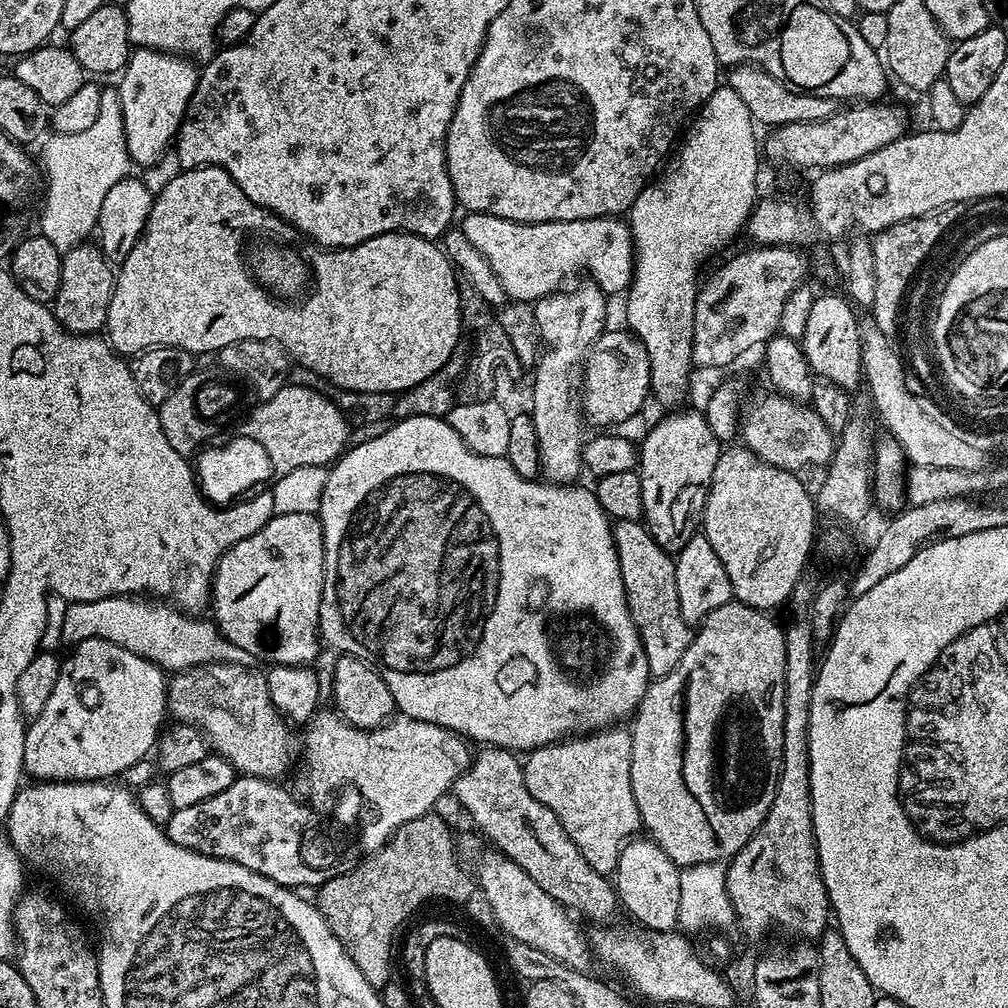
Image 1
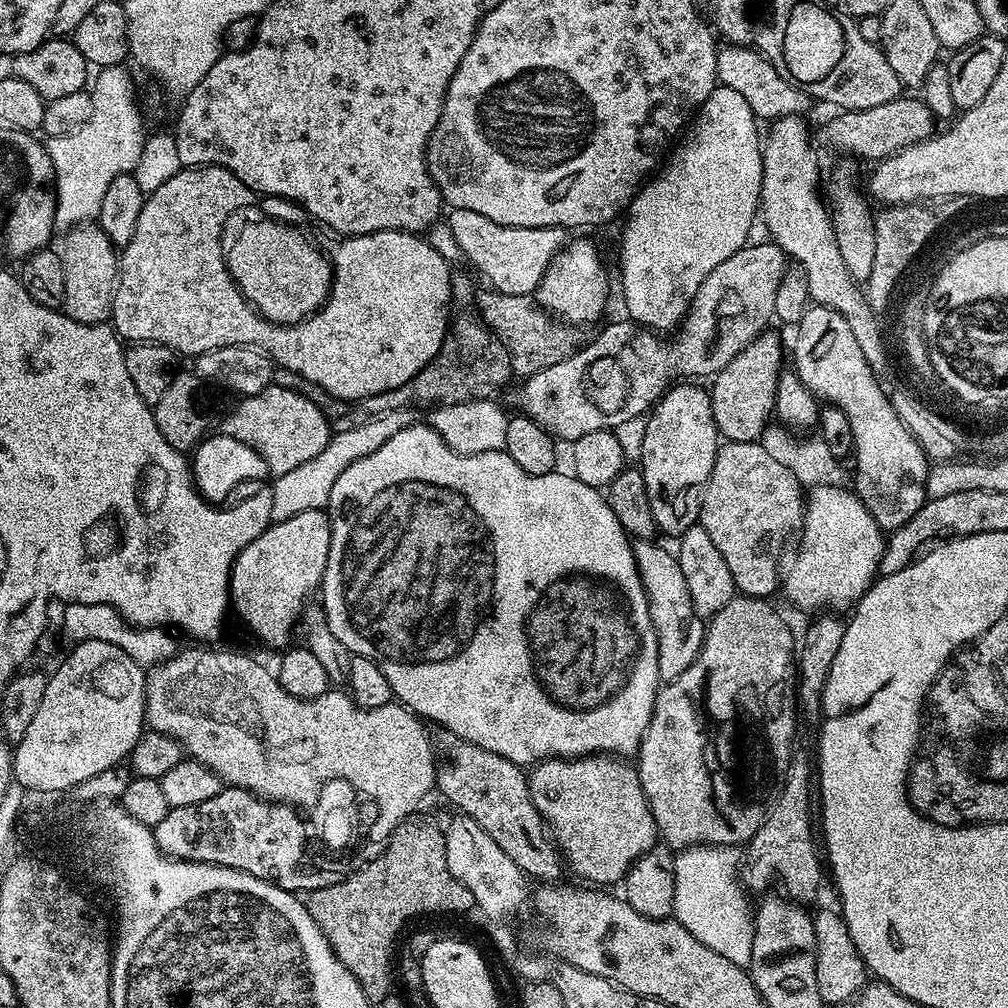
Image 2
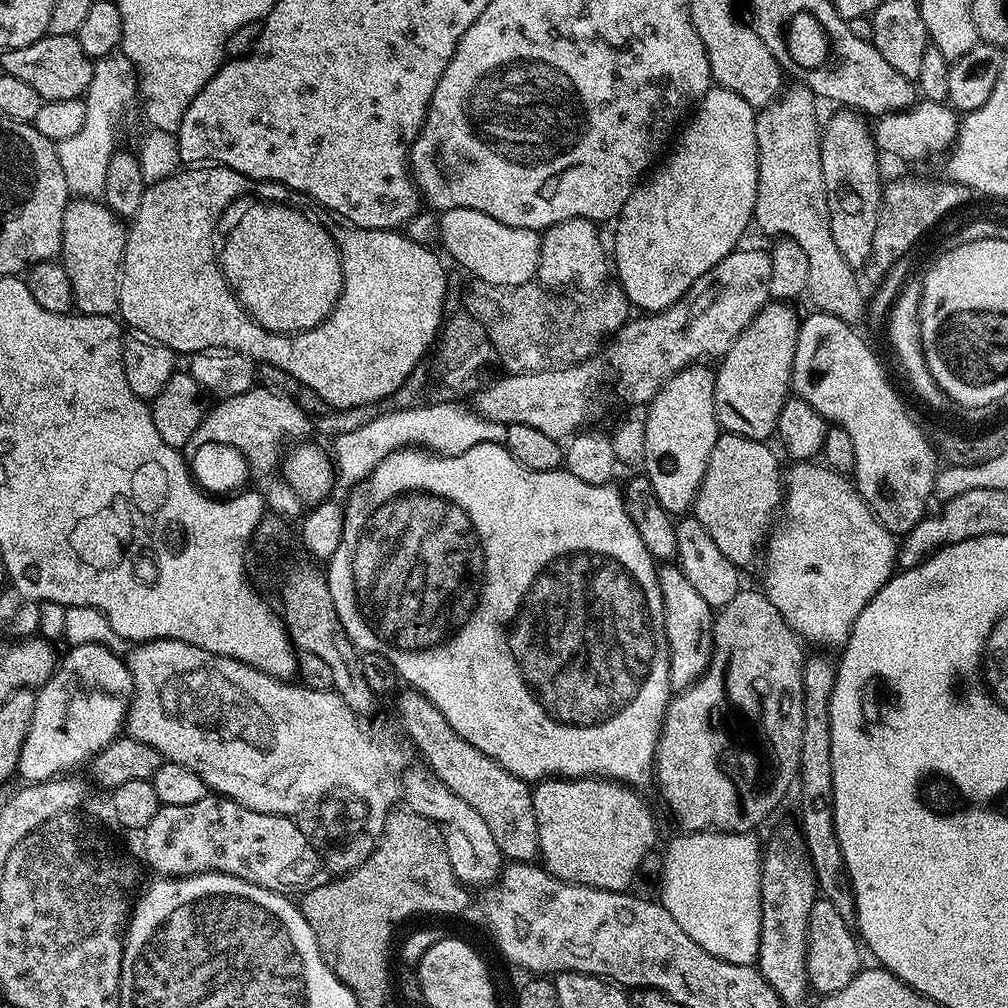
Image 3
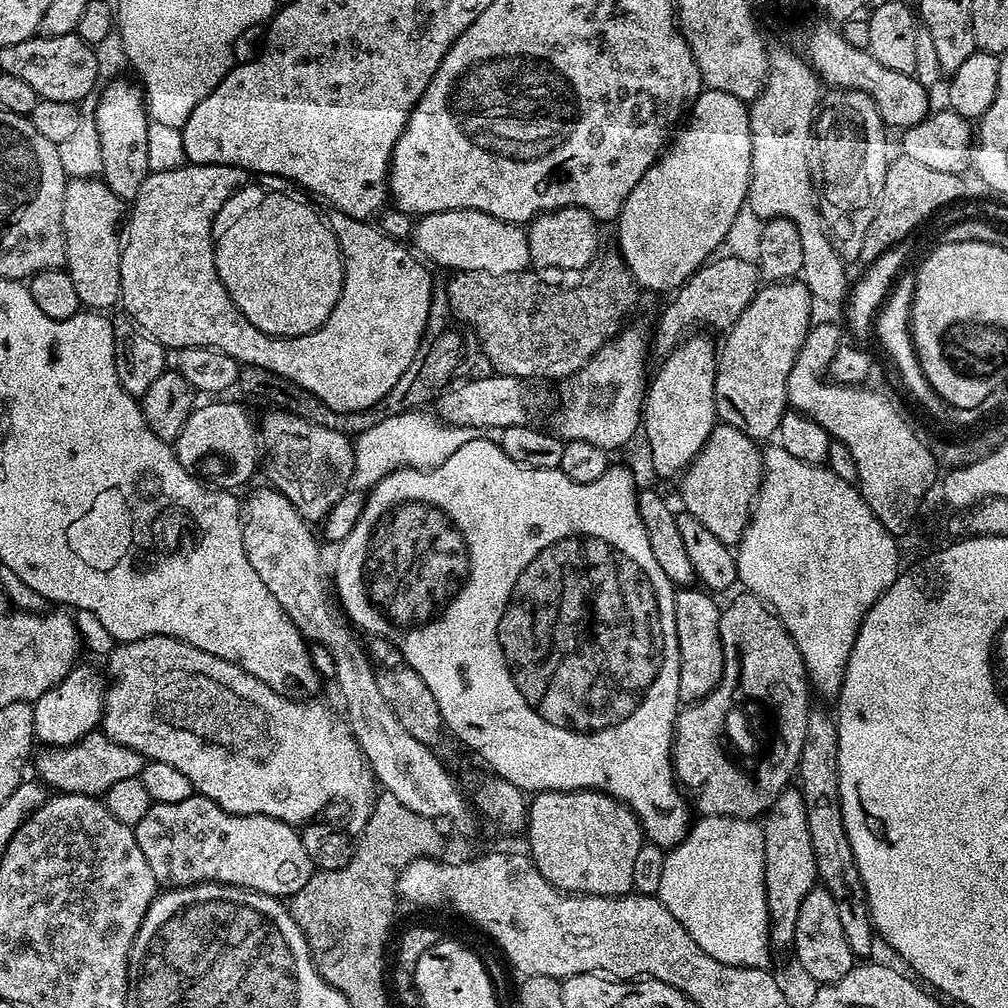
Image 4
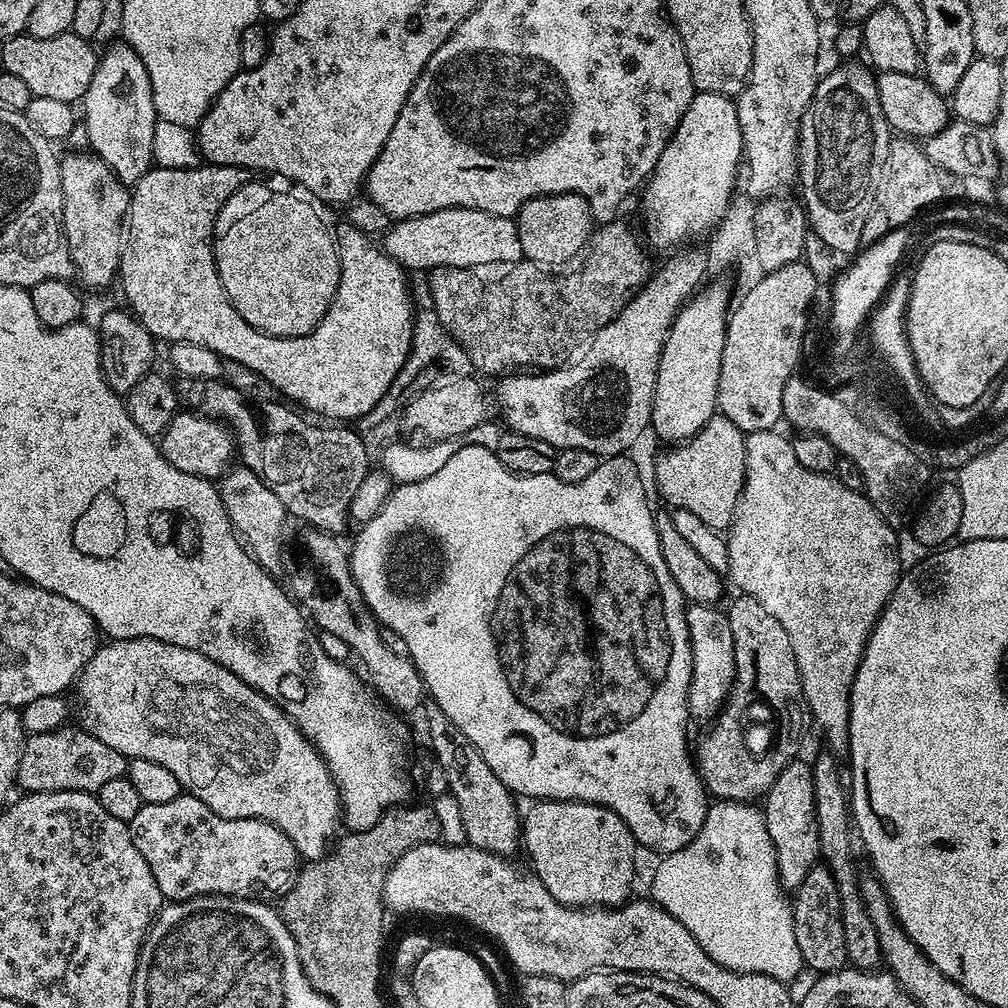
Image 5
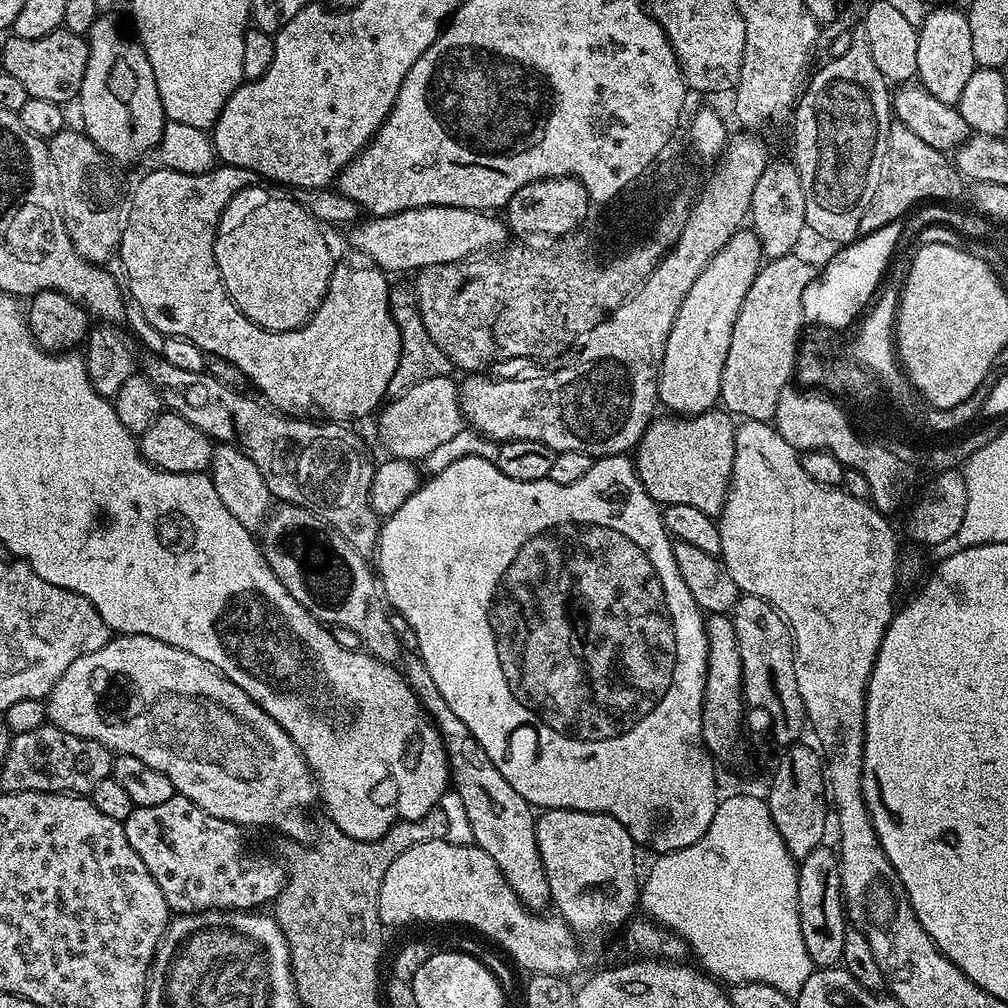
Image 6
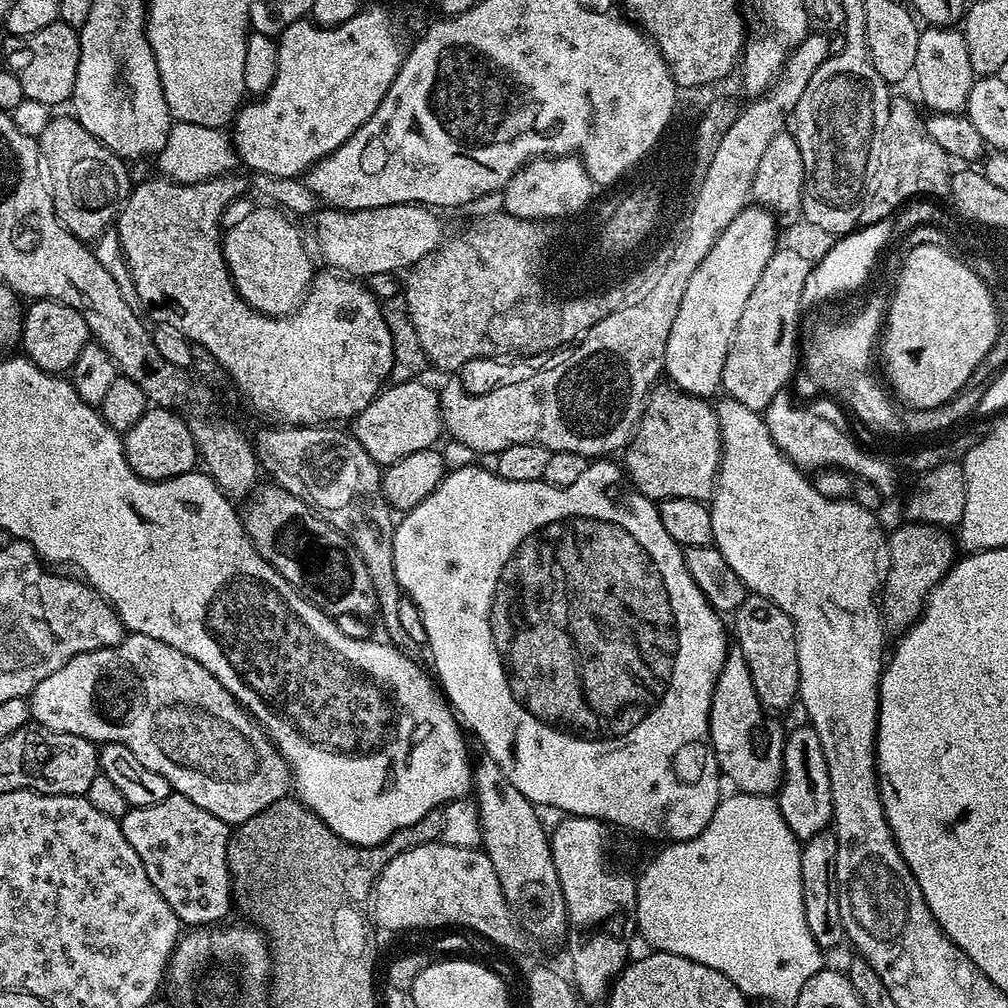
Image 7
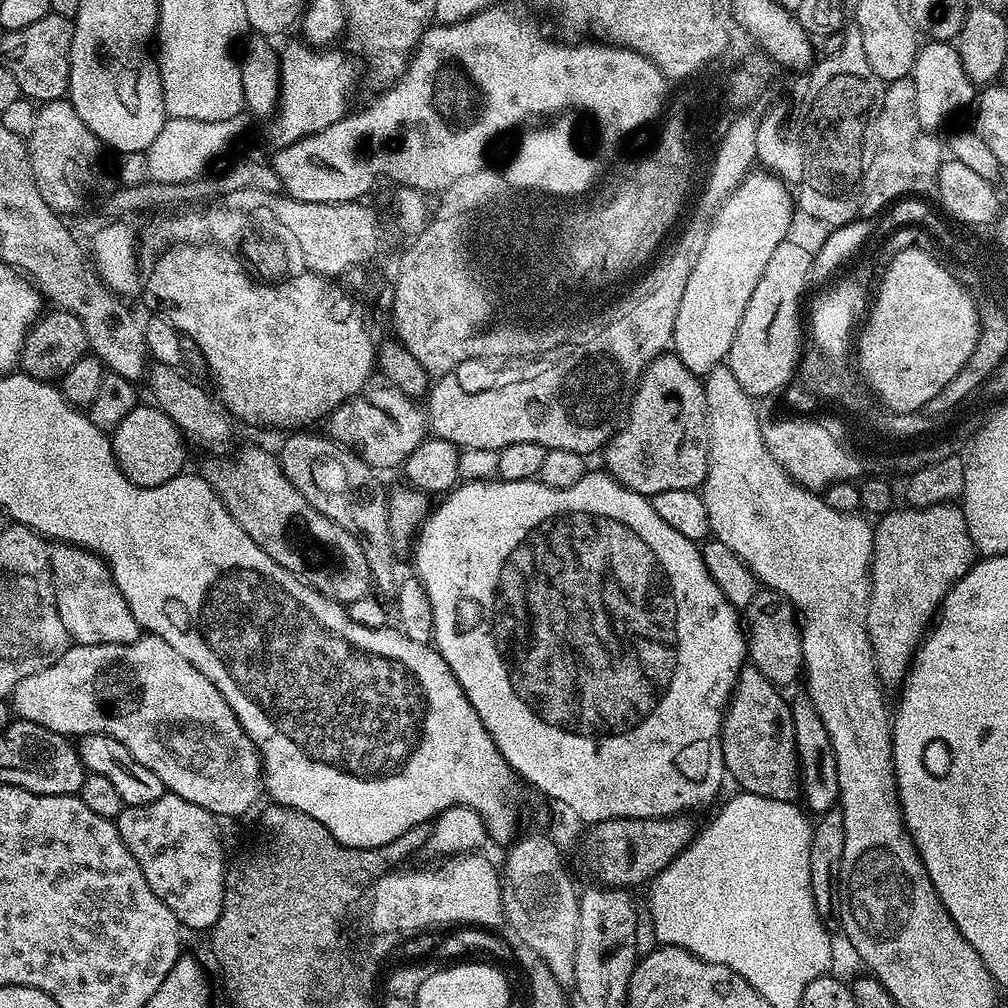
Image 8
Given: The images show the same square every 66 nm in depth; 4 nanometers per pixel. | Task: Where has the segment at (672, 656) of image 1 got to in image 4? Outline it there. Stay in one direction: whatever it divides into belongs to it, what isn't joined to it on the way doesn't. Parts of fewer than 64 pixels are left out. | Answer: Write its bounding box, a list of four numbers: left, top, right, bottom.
[674,586,724,706]

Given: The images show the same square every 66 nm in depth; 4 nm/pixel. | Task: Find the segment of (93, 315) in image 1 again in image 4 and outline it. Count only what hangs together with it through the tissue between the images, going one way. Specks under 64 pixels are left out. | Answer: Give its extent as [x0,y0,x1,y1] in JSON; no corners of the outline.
[62,179,125,310]

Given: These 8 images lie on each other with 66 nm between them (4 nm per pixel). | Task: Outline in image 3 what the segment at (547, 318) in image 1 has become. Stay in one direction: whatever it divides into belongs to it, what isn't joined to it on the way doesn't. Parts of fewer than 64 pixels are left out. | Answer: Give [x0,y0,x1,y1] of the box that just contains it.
[535,218,610,293]

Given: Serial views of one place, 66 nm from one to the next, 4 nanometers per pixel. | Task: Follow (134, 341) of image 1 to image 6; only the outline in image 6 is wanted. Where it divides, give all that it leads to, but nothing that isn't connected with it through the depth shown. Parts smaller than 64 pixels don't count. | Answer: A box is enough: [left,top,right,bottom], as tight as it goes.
[118,163,402,422]

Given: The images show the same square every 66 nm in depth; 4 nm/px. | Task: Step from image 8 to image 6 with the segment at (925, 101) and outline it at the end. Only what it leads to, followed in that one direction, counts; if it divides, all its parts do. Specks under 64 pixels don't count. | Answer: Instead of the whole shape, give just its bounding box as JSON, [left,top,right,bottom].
[918,8,977,105]

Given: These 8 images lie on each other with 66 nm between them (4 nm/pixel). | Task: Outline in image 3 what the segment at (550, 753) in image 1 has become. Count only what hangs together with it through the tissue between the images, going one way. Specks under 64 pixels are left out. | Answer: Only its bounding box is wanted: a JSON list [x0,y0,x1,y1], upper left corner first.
[532,778,656,892]

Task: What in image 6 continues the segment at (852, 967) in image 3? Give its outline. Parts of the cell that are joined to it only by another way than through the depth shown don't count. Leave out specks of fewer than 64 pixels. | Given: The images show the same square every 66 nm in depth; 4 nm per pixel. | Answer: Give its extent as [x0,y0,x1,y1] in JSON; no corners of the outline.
[796,846,850,968]

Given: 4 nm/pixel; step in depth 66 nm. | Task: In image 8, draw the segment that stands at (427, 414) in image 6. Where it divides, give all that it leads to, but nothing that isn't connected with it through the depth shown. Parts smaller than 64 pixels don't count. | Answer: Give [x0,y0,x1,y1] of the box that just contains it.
[326,386,428,471]

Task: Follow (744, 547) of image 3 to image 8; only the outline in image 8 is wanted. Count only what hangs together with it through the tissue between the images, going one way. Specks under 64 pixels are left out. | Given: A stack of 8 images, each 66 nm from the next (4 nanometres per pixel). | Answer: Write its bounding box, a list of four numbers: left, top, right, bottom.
[603,354,708,498]

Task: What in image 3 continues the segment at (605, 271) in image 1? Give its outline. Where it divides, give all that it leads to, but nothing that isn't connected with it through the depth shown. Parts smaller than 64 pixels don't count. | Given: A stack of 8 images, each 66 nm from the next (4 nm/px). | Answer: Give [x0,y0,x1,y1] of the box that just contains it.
[439,208,540,288]

